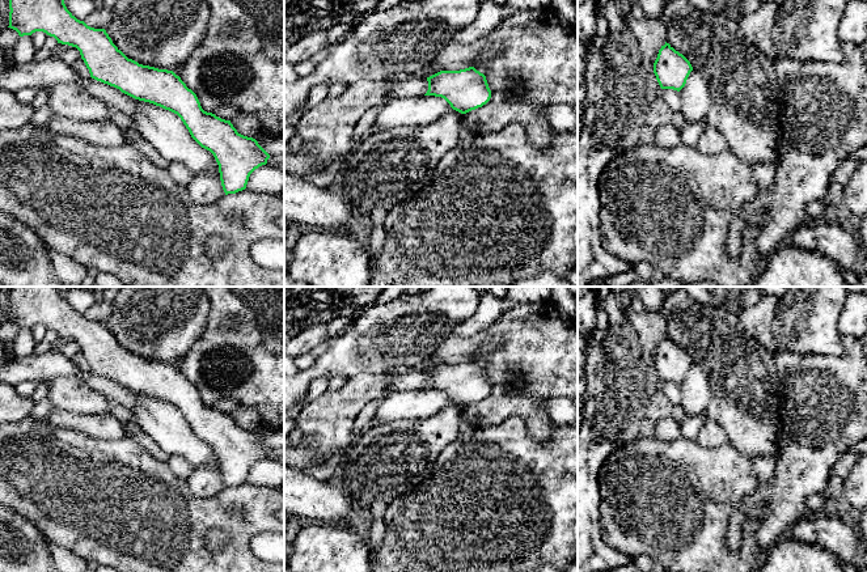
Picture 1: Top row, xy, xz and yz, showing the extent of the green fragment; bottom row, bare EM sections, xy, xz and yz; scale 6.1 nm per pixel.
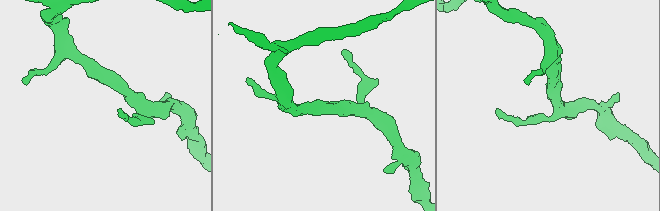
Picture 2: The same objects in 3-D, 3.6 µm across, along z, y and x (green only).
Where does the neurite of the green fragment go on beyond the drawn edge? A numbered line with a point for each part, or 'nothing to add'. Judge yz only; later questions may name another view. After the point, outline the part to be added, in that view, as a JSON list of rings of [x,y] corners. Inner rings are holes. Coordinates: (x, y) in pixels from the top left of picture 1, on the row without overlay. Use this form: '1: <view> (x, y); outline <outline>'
nothing to add

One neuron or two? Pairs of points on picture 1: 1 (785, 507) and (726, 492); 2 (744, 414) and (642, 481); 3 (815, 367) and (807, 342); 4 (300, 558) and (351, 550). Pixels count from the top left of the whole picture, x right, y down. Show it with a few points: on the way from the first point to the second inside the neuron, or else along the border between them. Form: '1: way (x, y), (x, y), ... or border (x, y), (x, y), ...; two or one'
1: border (760, 482), (758, 487), (732, 513), (728, 524); two
2: border (727, 440), (751, 460); two
3: border (781, 348), (799, 354), (842, 354); two
4: way (313, 556), (338, 556); one

